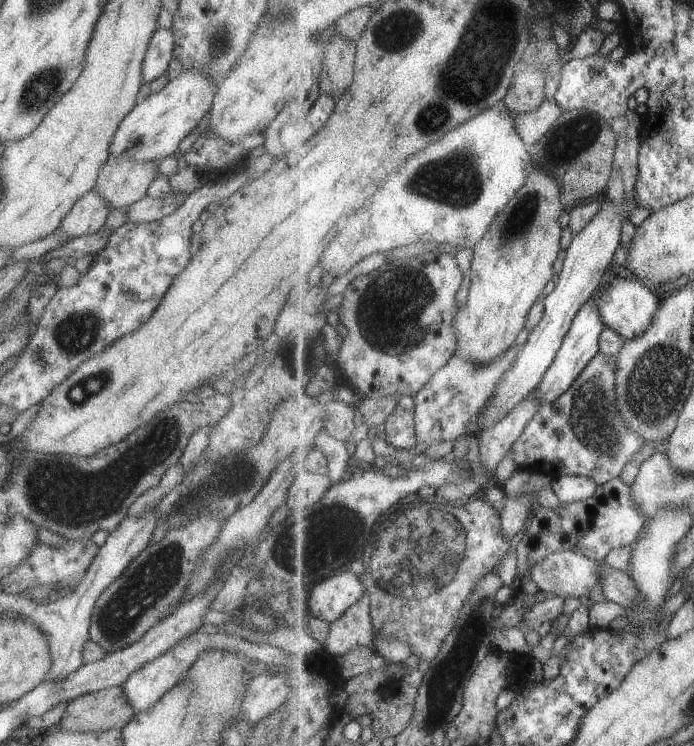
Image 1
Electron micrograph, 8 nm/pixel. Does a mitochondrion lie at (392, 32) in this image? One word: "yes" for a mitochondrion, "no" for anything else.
yes

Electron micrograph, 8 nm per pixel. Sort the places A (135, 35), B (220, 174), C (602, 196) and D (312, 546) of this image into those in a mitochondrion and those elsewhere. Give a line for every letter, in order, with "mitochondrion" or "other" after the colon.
A: other
B: other
C: other
D: mitochondrion

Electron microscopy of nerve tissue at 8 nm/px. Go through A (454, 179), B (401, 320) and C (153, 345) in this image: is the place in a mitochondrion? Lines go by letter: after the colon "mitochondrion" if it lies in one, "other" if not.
A: mitochondrion
B: mitochondrion
C: other

